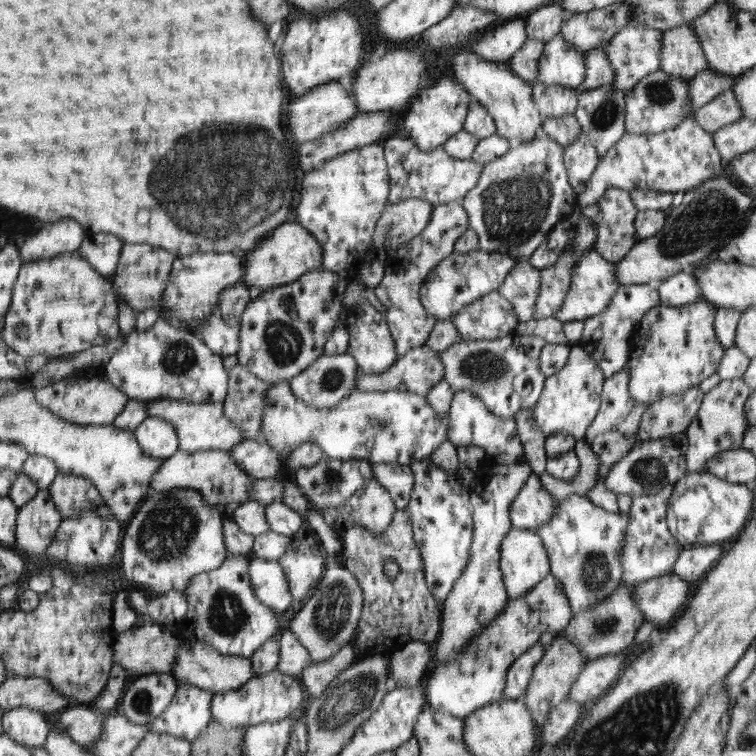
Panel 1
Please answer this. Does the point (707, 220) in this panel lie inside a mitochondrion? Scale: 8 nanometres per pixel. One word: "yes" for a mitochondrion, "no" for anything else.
yes

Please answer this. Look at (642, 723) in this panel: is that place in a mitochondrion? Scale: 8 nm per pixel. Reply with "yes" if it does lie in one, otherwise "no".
yes

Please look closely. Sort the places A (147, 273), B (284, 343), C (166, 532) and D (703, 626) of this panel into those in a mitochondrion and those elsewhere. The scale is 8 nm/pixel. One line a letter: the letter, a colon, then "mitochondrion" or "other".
A: mitochondrion
B: mitochondrion
C: mitochondrion
D: other

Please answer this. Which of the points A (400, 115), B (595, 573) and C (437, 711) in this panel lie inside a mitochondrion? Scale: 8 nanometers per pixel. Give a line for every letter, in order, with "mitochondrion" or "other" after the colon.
A: other
B: mitochondrion
C: other

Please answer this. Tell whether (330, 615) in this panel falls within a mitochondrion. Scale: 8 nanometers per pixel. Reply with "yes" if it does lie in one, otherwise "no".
yes

